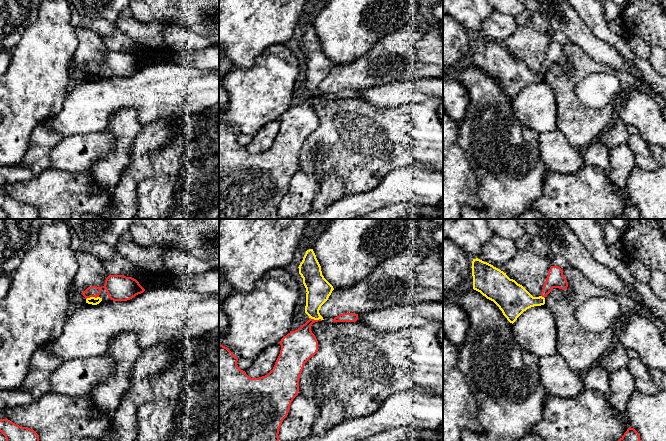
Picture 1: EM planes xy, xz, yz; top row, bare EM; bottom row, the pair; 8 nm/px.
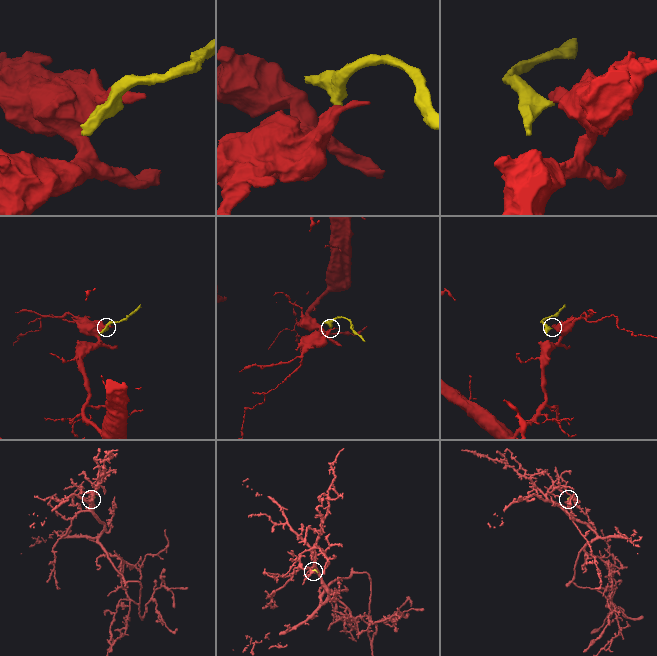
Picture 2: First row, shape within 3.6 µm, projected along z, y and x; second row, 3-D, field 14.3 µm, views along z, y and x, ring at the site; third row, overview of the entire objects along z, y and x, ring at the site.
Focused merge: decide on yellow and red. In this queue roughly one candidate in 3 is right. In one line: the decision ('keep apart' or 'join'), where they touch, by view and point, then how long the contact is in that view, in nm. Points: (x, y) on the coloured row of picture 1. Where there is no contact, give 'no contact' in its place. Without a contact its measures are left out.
keep apart | xy (92, 297) | 110 nm

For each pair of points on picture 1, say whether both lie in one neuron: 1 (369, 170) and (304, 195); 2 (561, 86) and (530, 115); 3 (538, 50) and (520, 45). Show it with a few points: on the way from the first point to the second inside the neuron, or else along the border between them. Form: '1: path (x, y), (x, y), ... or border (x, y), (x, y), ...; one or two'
1: border (299, 170), (308, 171), (311, 169), (319, 183); two
2: border (544, 80), (554, 92), (558, 115); two
3: path (534, 47), (524, 45); one

